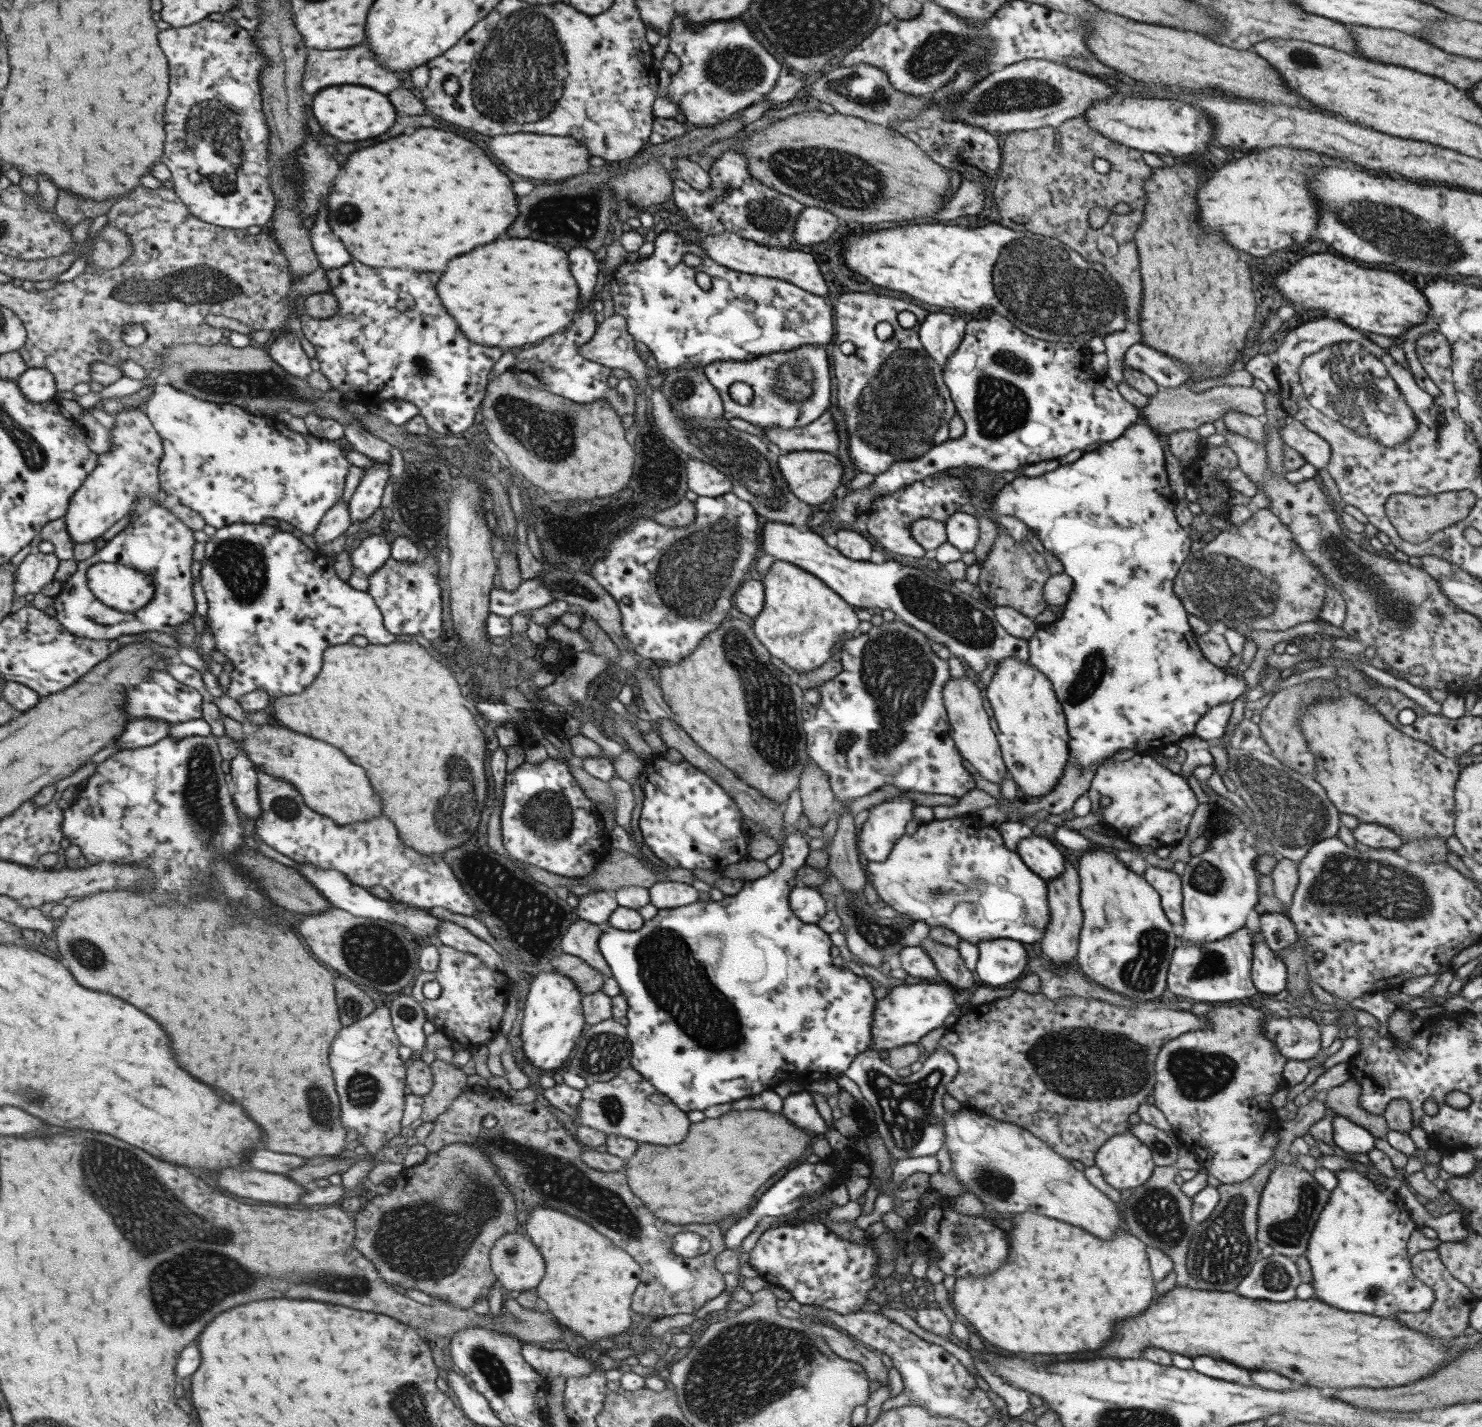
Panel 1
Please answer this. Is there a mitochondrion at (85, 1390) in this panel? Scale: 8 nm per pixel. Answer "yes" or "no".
no

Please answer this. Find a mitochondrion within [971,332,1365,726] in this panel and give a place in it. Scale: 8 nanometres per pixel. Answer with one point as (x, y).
(1230, 586)

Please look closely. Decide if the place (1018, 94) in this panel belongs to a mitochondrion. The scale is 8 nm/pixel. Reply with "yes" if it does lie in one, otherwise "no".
yes

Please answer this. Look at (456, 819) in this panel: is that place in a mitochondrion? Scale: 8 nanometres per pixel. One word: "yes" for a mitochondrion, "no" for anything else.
yes

